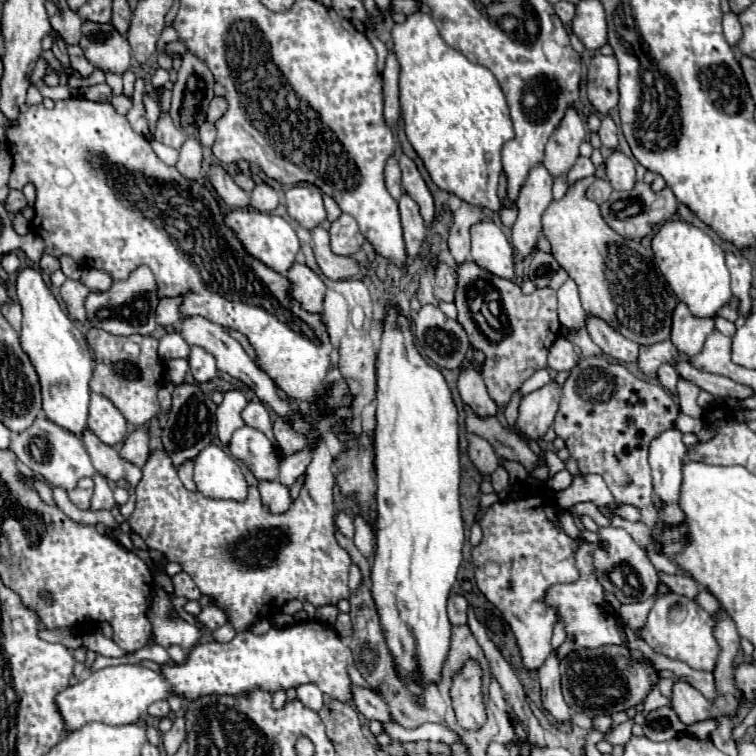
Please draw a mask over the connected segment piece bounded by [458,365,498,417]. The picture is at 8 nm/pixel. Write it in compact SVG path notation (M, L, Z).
M470 365L470 367L464 367L460 371L458 391L462 395L462 401L466 405L470 405L480 417L496 415L498 413L498 405L490 397L488 389L484 385L484 379L482 379L482 371L478 367Z

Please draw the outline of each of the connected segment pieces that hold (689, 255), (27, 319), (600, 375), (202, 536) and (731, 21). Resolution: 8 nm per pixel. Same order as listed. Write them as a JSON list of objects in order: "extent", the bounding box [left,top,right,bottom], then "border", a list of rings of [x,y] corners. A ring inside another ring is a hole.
[{"extent":[652,221,732,317],"border":[[[666,221],[652,239],[652,251],[670,289],[682,303],[688,305],[694,317],[716,317],[718,311],[728,305],[732,291],[730,273],[724,263],[724,249],[714,243],[710,235],[684,221]]]},{"extent":[16,267,92,435],"border":[[[24,267],[16,277],[16,293],[22,307],[22,331],[20,343],[26,355],[30,357],[42,387],[42,403],[50,421],[60,427],[82,435],[88,419],[88,401],[90,401],[90,377],[92,377],[92,355],[86,343],[86,337],[68,319],[60,303],[52,295],[50,287],[44,283],[42,273],[34,267]]]},{"extent":[554,357,678,509],"border":[[[586,357],[570,371],[562,387],[554,431],[564,439],[584,475],[602,475],[618,503],[644,509],[654,503],[648,465],[650,441],[654,441],[658,433],[672,429],[678,413],[678,405],[660,385],[636,377],[614,359]]]},{"extent":[128,439,350,633],"border":[[[318,439],[316,445],[314,445],[312,461],[310,461],[310,465],[308,465],[308,469],[306,469],[306,483],[304,483],[304,487],[302,487],[298,499],[292,503],[292,507],[290,507],[286,513],[274,515],[274,513],[270,513],[270,511],[264,509],[264,505],[262,505],[262,501],[260,501],[260,493],[258,493],[258,489],[256,489],[254,485],[250,487],[248,499],[242,501],[242,503],[238,503],[238,501],[214,501],[214,499],[210,499],[210,497],[204,497],[204,495],[198,493],[198,491],[188,491],[188,489],[182,485],[182,481],[178,479],[178,473],[176,473],[172,461],[170,461],[170,455],[168,455],[164,449],[156,449],[156,451],[152,451],[152,455],[148,457],[148,461],[146,461],[146,465],[144,465],[144,471],[142,471],[142,479],[140,479],[138,485],[136,485],[136,509],[134,509],[134,513],[128,517],[128,525],[146,541],[146,545],[148,545],[150,549],[160,551],[160,553],[164,555],[164,559],[182,565],[182,571],[186,571],[186,573],[192,577],[192,581],[196,583],[196,587],[200,589],[200,593],[212,597],[214,605],[218,605],[220,609],[226,609],[228,623],[236,629],[236,633],[248,631],[248,629],[250,629],[256,621],[260,621],[260,619],[270,619],[270,617],[278,615],[278,613],[282,611],[284,603],[290,601],[290,599],[308,601],[308,603],[312,603],[314,607],[336,605],[338,601],[350,597],[350,589],[348,589],[350,555],[338,545],[338,541],[336,541],[336,537],[334,537],[334,531],[336,531],[336,529],[334,529],[334,499],[332,499],[334,475],[332,475],[332,471],[330,471],[330,465],[332,465],[332,463],[334,463],[334,457],[330,455],[330,451],[328,451],[324,439]]]},{"extent":[722,13,742,47],"border":[[[726,13],[724,15],[724,21],[722,21],[722,27],[724,27],[724,37],[726,37],[726,41],[734,47],[738,41],[740,41],[740,37],[742,37],[742,27],[740,27],[740,23],[738,23],[738,15],[736,13]]]}]

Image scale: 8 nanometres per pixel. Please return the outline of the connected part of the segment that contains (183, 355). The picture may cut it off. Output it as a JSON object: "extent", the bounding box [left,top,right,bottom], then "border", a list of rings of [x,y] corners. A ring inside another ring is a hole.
{"extent":[158,333,190,361],"border":[[[166,333],[160,339],[160,347],[158,347],[158,355],[168,361],[168,359],[188,359],[190,357],[190,345],[182,339],[180,333]]]}

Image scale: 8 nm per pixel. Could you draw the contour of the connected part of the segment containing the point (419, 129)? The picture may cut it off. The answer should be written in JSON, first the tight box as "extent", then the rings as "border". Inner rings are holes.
{"extent":[392,13,514,213],"border":[[[414,13],[392,29],[394,55],[400,63],[400,109],[408,141],[424,161],[432,181],[460,199],[494,213],[502,209],[496,195],[502,173],[500,151],[514,137],[506,97],[486,67],[468,61],[440,37],[430,15]]]}

